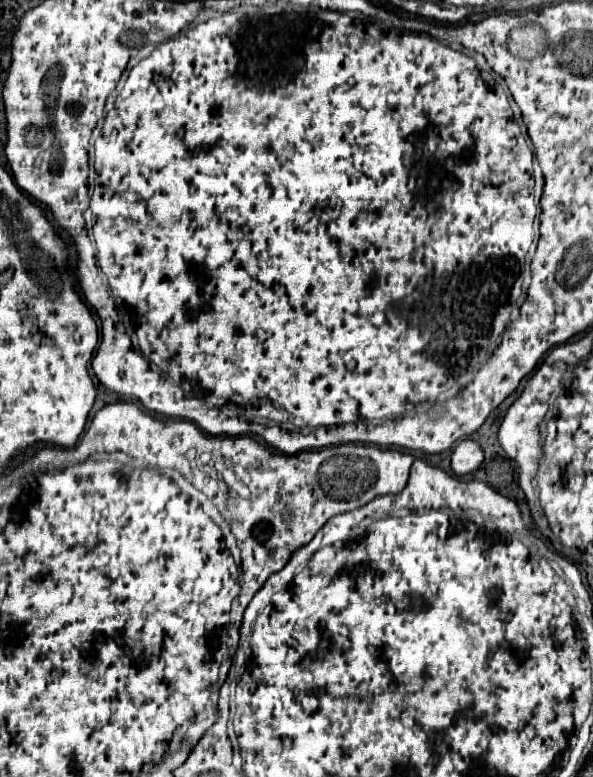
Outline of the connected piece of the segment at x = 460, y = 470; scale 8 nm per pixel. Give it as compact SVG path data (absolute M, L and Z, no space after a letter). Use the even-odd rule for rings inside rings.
M464 439L458 443L458 447L452 453L452 471L456 475L472 473L480 467L482 461L484 461L482 447L472 439Z

